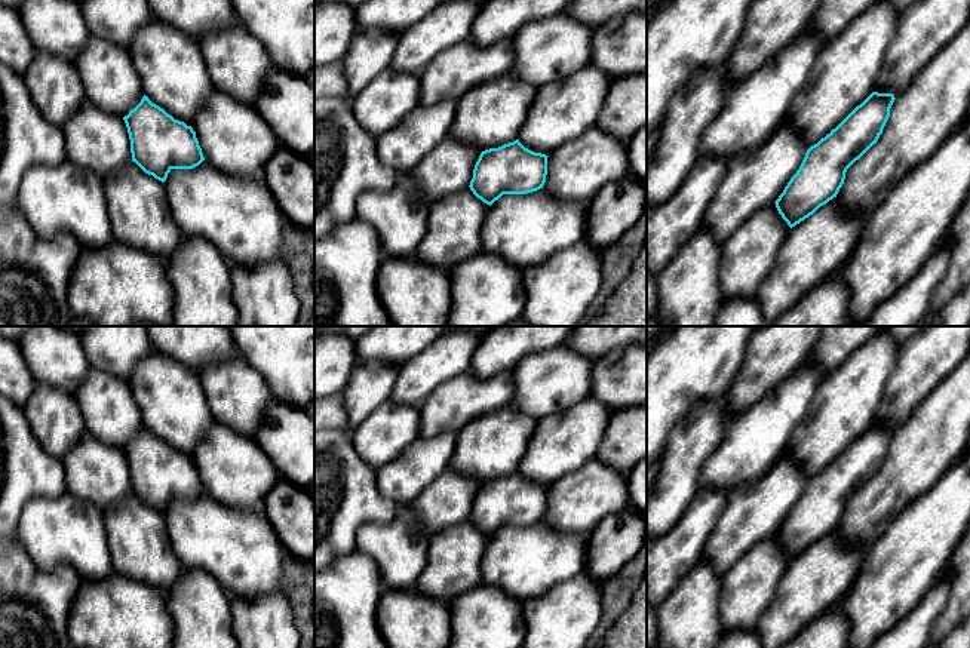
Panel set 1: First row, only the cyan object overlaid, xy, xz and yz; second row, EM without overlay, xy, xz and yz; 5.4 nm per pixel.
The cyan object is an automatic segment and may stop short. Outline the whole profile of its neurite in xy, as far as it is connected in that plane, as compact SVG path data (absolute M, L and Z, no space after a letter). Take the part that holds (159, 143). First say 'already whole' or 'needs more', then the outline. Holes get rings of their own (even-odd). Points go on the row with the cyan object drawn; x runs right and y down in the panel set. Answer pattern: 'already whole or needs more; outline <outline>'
already whole; outline M145 95L123 120L132 162L162 182L172 169L193 169L205 160L193 128L175 120Z

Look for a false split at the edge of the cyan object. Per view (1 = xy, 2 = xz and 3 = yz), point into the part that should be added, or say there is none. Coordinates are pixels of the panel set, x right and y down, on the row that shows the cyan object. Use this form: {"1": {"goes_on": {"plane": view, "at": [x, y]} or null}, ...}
{"1": {"goes_on": null}, "2": {"goes_on": null}, "3": {"goes_on": null}}

